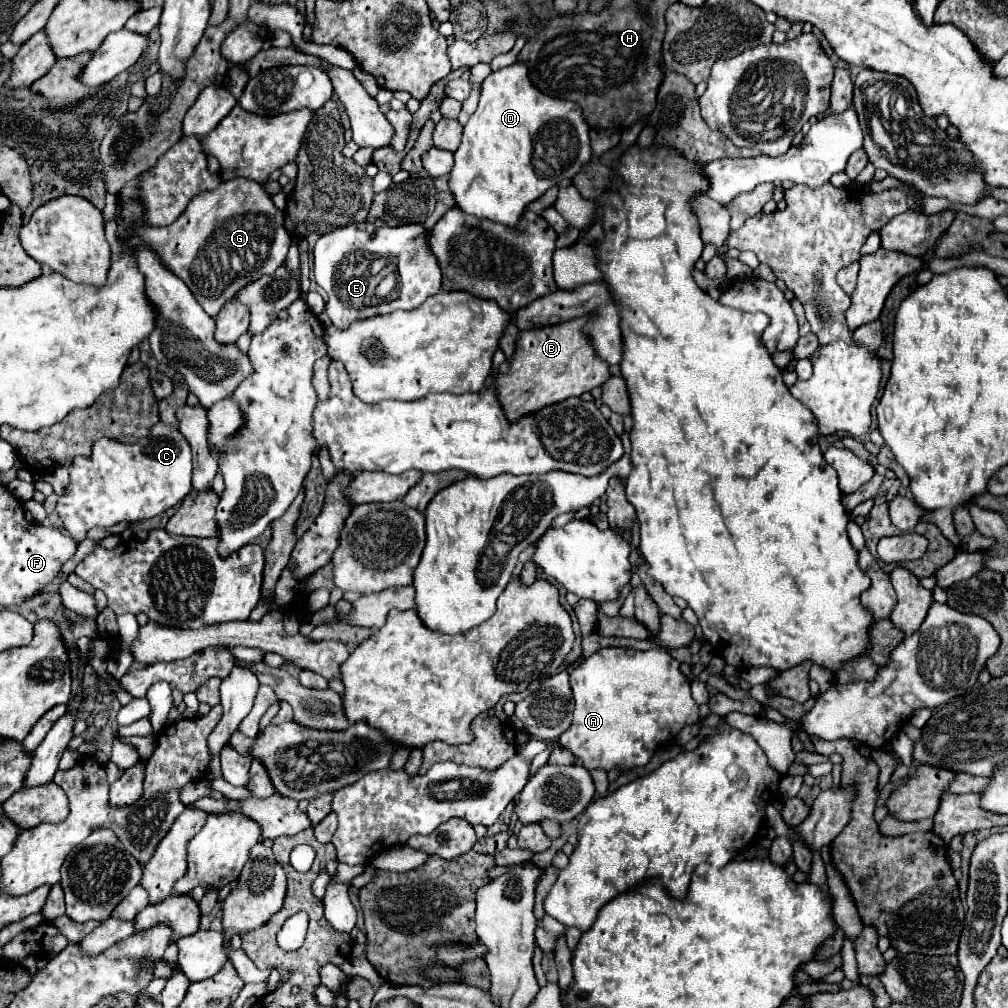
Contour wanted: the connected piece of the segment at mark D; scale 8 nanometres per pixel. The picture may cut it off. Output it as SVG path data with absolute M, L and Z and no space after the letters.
M511 64L491 72L491 76L483 82L479 108L465 124L463 140L455 150L455 166L449 172L449 190L461 212L517 228L527 204L543 196L559 180L573 178L589 160L589 126L581 114L581 108L569 100L545 96L529 82L525 64Z

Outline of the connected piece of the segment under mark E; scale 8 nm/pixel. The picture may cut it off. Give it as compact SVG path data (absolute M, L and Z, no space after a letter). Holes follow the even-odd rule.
M349 224L337 228L329 234L323 234L315 242L315 280L327 292L325 314L333 322L333 326L345 330L353 320L365 320L377 314L391 314L395 310L415 310L429 296L441 290L441 270L435 256L429 252L427 242L423 238L425 228L421 224L405 224L397 228L375 228L373 224ZM387 274L393 274L393 284L385 282L385 294L377 292L377 286L387 280Z

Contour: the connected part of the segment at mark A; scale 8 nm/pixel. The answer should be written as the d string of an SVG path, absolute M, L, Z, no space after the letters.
M615 646L615 648L601 648L593 652L589 658L583 658L579 666L569 670L569 684L575 698L573 710L573 724L567 732L559 736L561 748L571 750L587 770L613 770L619 768L621 772L645 766L655 750L655 742L673 740L683 726L695 724L699 720L699 706L691 698L689 680L679 670L679 662L667 654L667 650L637 650L631 646Z

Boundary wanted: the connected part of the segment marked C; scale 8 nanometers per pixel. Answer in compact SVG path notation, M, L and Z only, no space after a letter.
M157 422L151 428L151 434L137 444L121 444L117 440L101 438L93 446L91 458L75 458L73 466L69 468L71 486L65 496L59 498L57 514L65 524L65 530L73 536L75 542L85 540L85 534L93 526L111 528L119 522L141 522L163 514L165 510L183 502L183 498L191 492L191 446L183 438L177 426L167 426Z

